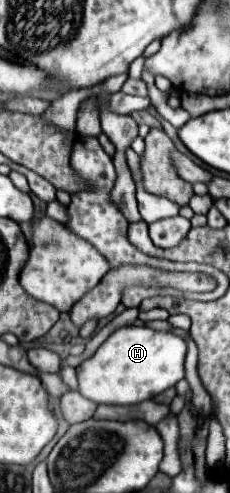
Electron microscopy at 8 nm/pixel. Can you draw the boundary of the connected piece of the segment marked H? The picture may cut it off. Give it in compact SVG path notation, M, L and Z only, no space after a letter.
M119 327L107 341L77 367L79 393L95 403L105 405L135 405L183 379L183 361L187 345L181 337L169 331L153 331L149 327Z

